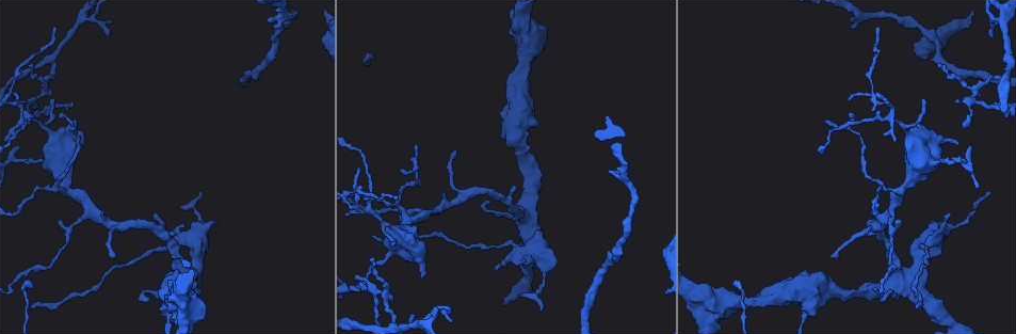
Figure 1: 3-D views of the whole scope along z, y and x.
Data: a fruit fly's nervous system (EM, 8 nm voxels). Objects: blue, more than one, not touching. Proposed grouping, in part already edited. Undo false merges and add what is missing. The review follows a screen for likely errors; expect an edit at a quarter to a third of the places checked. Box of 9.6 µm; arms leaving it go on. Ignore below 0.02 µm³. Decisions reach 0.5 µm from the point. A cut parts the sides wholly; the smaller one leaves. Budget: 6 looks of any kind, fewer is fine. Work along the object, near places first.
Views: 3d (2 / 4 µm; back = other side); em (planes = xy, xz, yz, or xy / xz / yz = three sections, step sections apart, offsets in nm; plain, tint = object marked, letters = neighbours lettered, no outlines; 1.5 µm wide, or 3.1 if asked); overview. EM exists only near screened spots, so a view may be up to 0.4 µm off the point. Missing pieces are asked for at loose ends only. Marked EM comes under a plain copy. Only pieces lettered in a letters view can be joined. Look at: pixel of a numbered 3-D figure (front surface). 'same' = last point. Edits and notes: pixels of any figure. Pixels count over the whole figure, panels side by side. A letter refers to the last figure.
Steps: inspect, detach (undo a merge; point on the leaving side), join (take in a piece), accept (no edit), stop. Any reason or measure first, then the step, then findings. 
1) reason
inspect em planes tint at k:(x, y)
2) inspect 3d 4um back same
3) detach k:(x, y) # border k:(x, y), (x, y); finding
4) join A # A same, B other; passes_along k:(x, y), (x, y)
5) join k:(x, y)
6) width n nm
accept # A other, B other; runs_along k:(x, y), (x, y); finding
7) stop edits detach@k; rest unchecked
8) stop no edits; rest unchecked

thin end
inspect 3d 4um at 1:(16, 100)

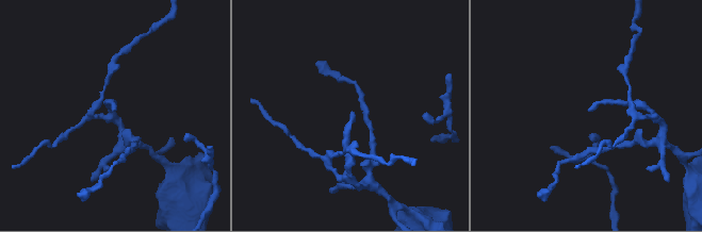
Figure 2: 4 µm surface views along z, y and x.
inspect em planes tint at 2:(111, 109)

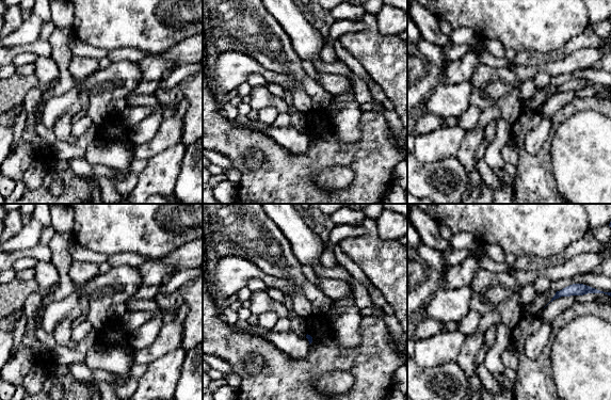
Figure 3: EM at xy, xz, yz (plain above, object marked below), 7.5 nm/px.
what lies round it
inspect em planes letters same

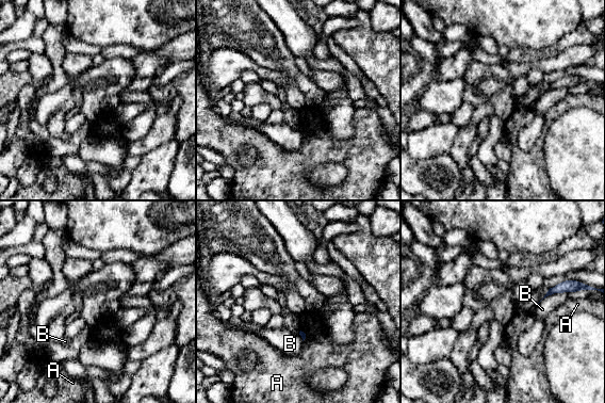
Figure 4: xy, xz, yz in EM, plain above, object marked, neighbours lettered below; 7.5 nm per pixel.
accept # A other, B other; border 4:(570, 292), (554, 292), (537, 305); no lettered piece goes on from it

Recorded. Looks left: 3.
thick end
inspect 3d 4um at 1:(942, 152)

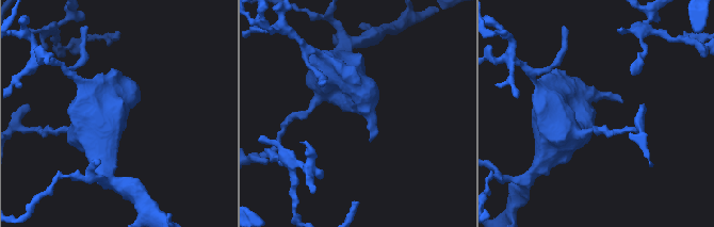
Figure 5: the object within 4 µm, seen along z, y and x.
inspect em planes letters at 5:(360, 113)

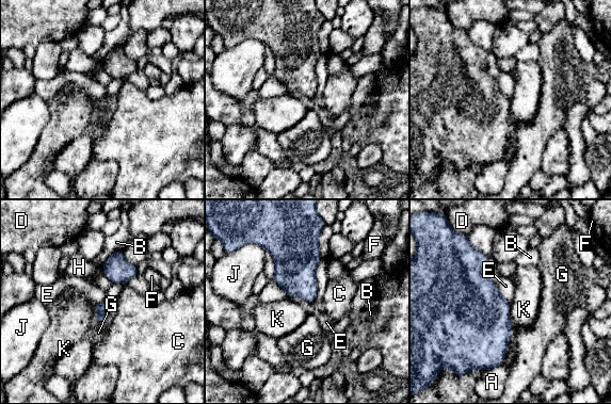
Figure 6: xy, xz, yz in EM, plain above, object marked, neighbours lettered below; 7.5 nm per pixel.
accept # A other, B other, C other, D other, E other, F other, G other, H other, J other, K other; border 6:(108, 320), (94, 322); no lettered piece goes on from it

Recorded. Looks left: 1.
stop no edits; rest unchecked

